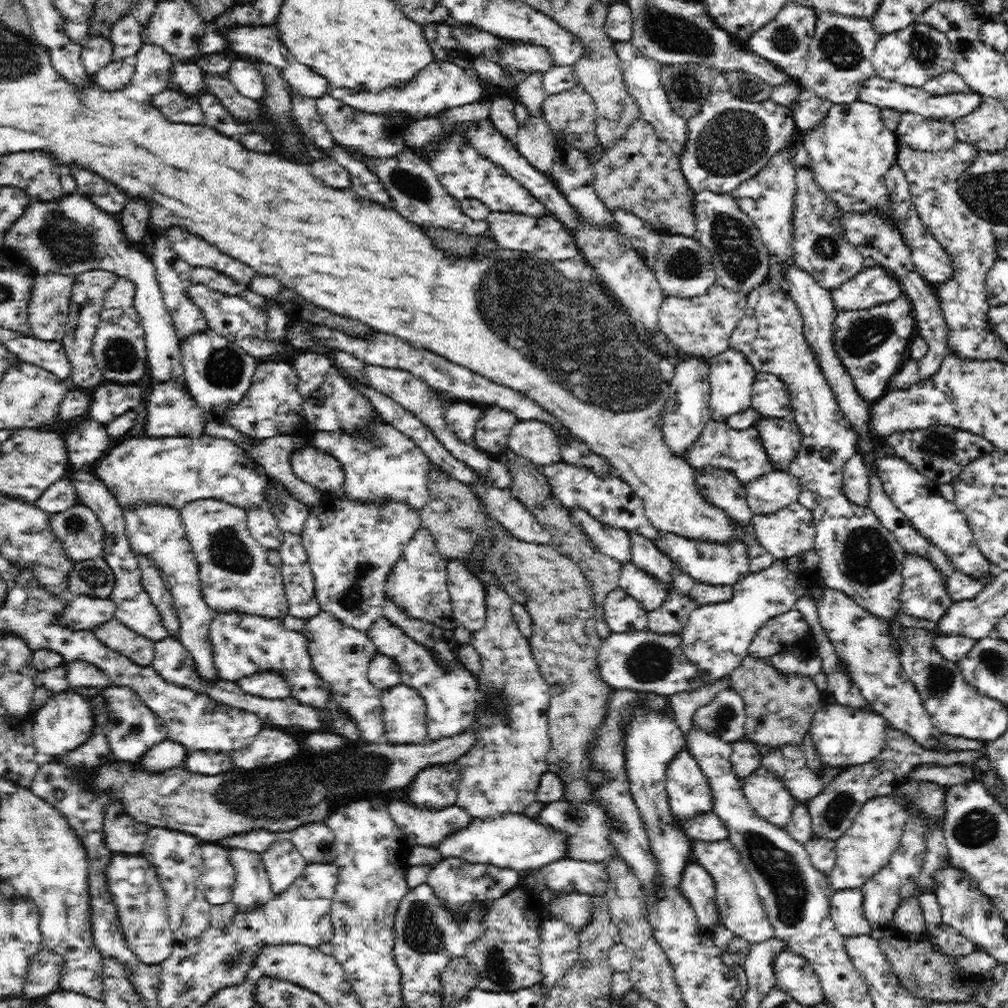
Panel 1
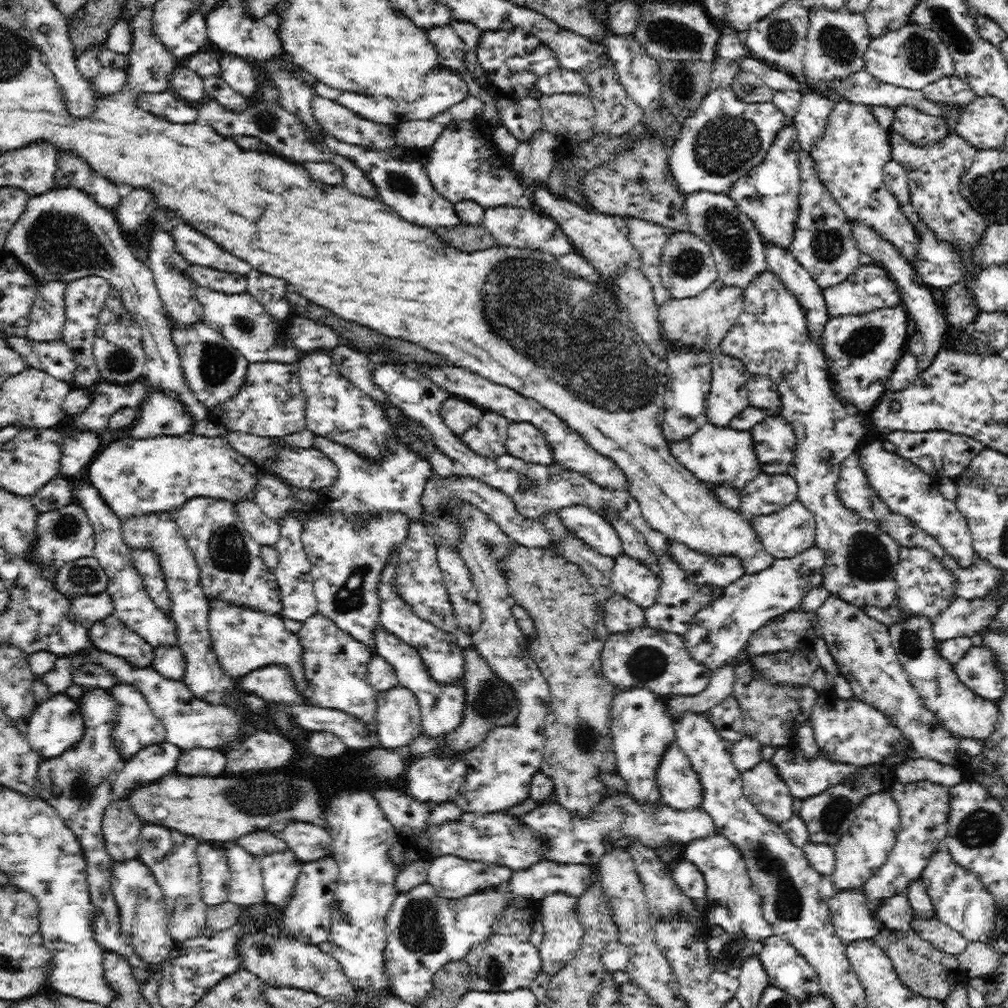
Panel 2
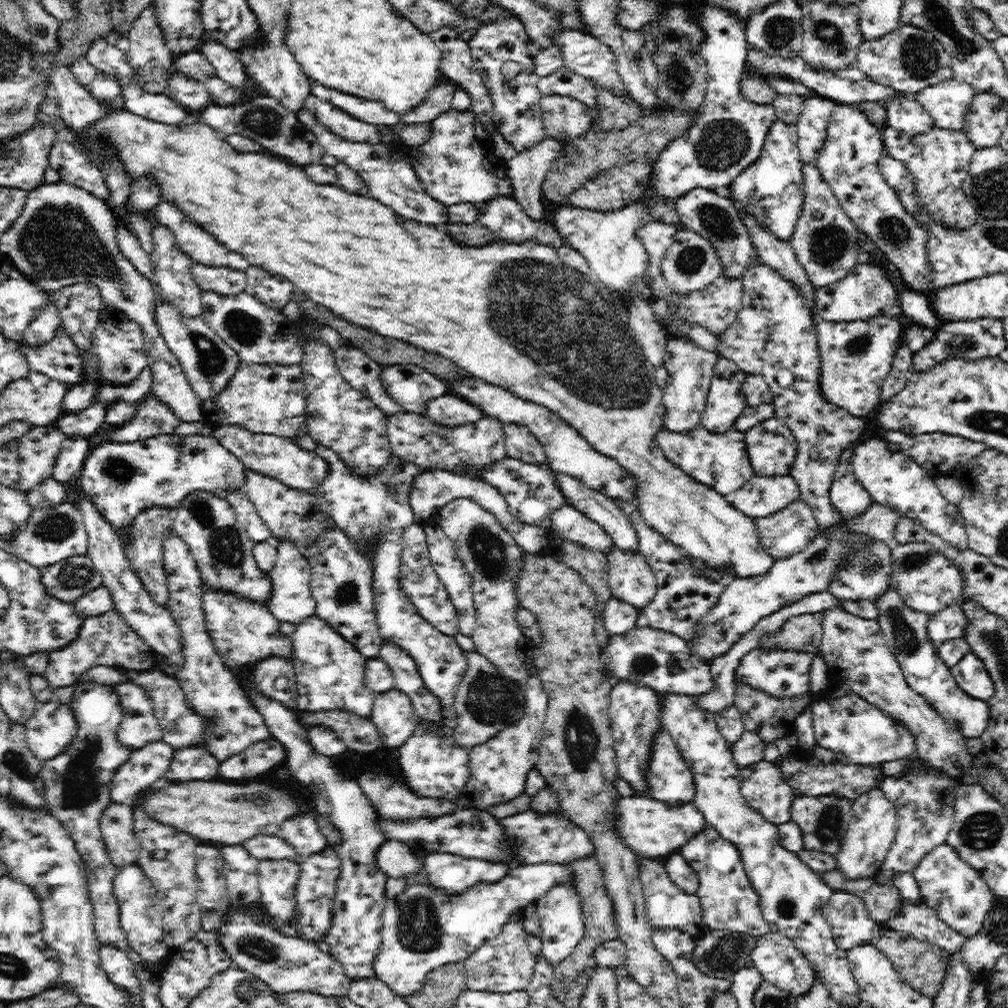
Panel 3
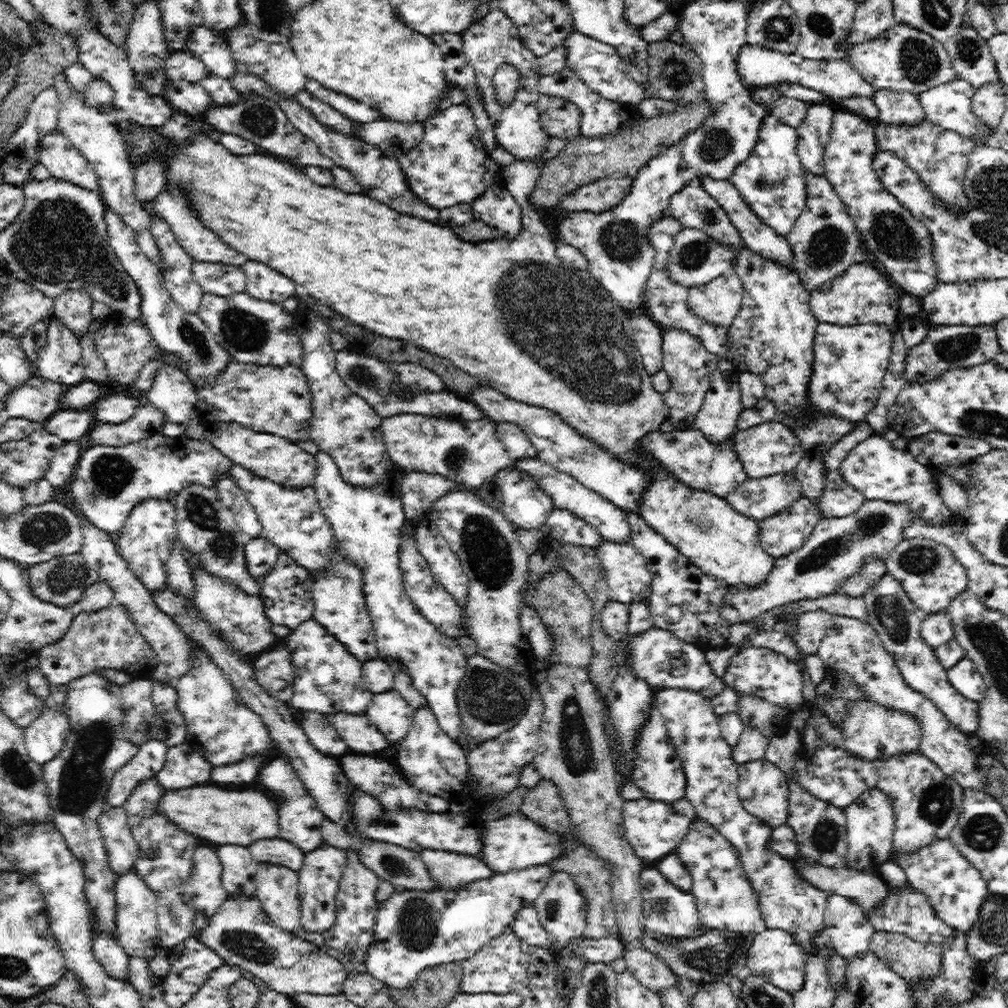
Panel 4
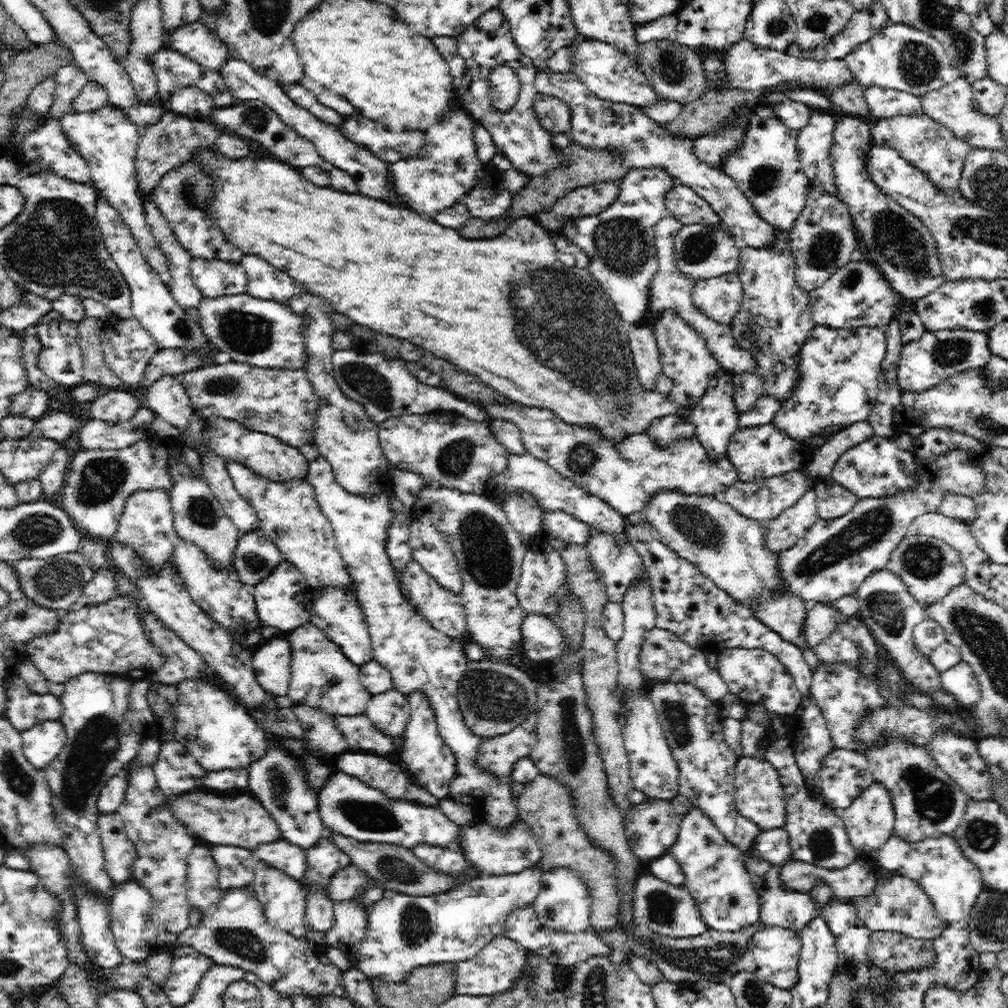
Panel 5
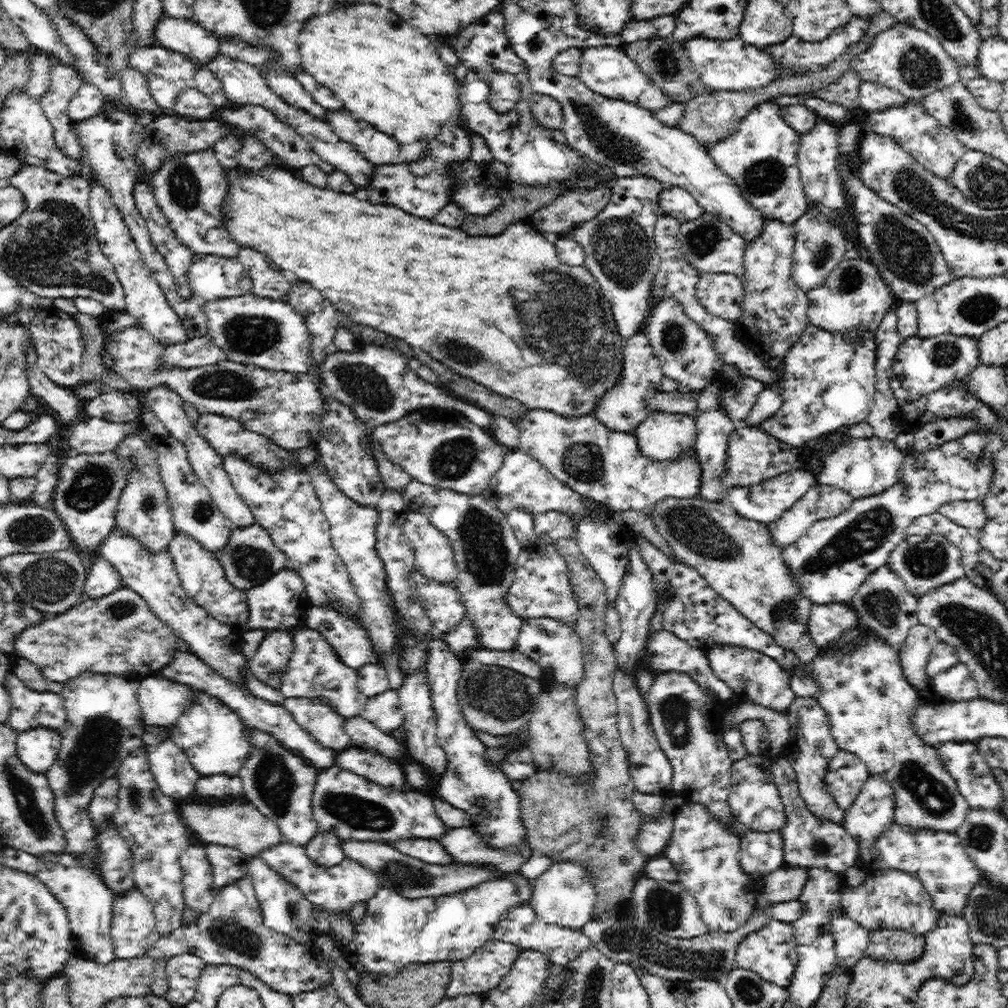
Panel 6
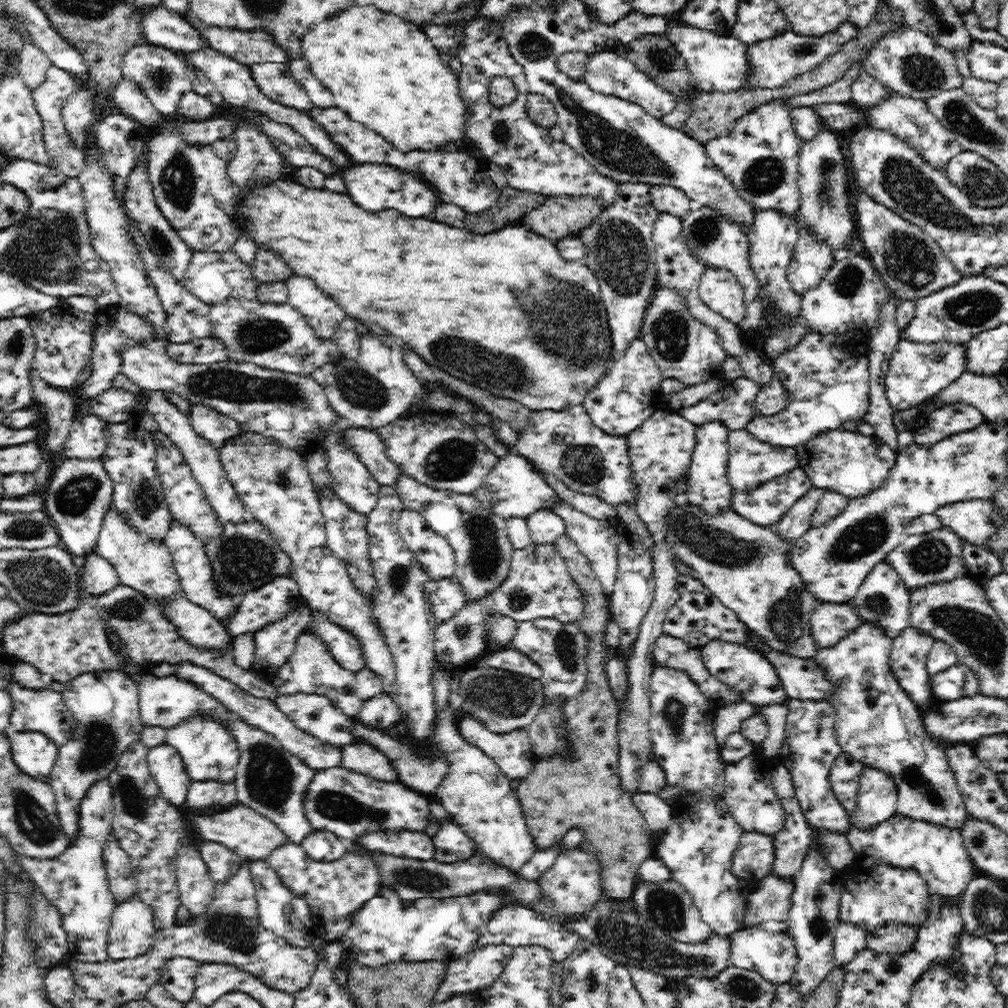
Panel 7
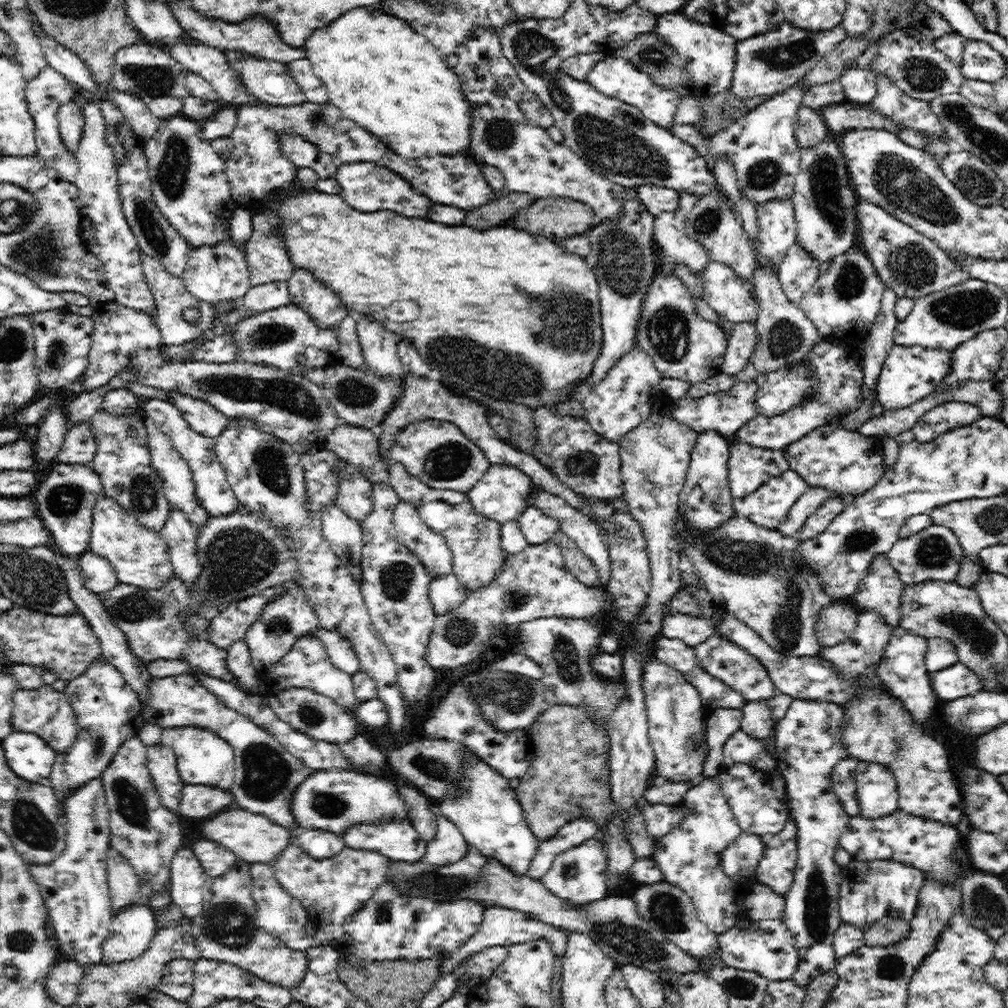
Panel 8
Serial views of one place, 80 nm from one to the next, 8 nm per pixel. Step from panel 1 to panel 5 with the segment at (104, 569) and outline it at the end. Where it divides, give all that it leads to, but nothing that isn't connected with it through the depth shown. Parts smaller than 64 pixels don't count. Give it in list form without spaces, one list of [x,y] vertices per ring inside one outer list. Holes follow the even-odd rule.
[[[79,551],[47,559],[20,559],[8,562],[17,572],[22,592],[36,604],[67,612],[68,608],[82,596],[84,588],[91,583],[95,571]]]

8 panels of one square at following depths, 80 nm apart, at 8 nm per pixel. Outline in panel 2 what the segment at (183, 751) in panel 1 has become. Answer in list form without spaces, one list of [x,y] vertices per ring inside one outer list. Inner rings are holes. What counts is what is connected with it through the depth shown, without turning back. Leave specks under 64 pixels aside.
[[[166,742],[143,748],[138,754],[125,760],[124,768],[112,782],[114,796],[123,800],[126,793],[138,783],[156,780],[156,776],[166,776],[168,772],[174,771],[181,754],[179,745]]]

